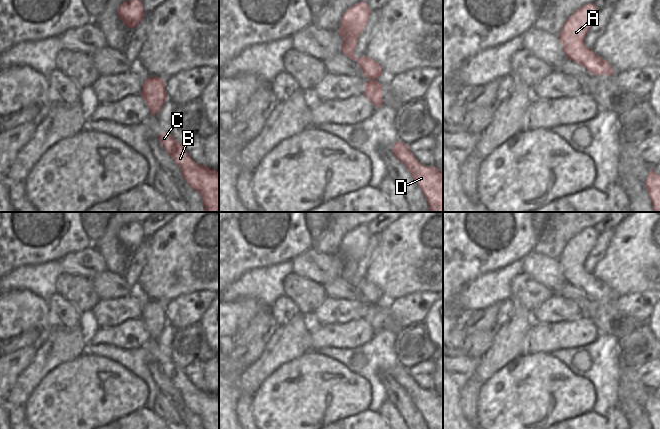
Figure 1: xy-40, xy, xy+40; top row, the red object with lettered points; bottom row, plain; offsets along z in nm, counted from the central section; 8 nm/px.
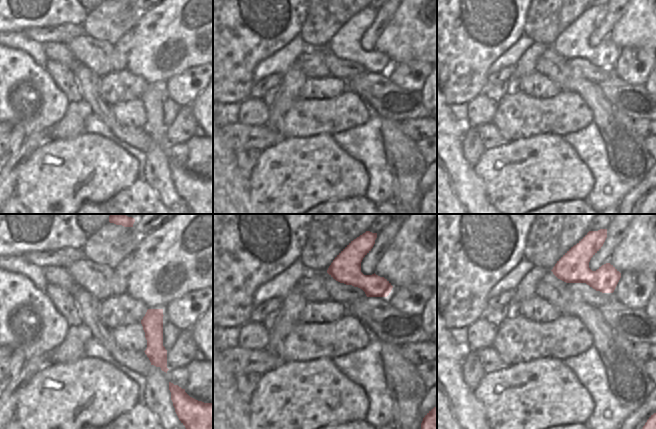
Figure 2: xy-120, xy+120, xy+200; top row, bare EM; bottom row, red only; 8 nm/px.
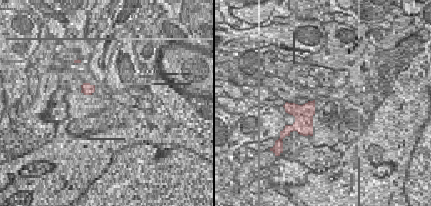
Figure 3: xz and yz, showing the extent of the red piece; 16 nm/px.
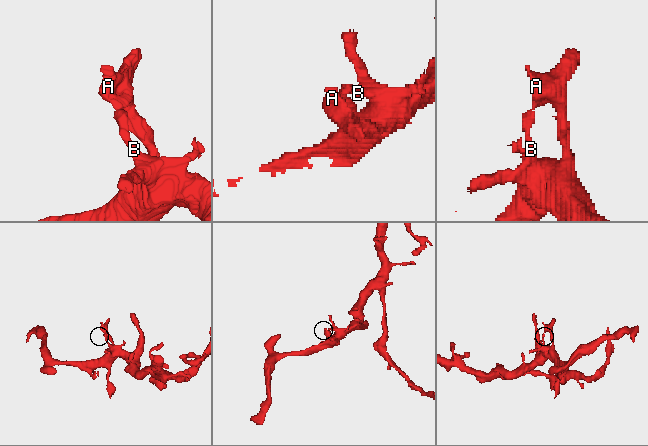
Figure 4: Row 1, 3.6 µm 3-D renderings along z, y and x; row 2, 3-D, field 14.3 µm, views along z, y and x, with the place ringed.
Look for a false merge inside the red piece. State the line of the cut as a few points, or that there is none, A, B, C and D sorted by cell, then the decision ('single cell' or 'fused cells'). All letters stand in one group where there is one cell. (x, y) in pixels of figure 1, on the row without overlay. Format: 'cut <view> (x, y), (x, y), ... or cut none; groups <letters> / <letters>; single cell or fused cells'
cut none; groups A B C D; single cell

